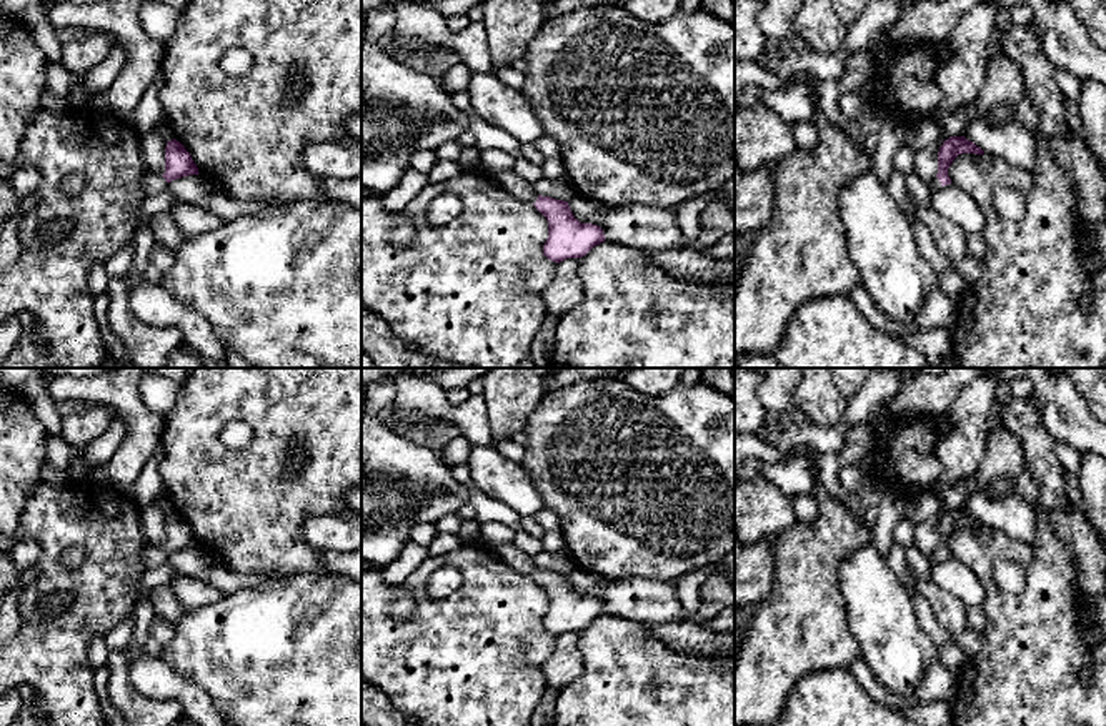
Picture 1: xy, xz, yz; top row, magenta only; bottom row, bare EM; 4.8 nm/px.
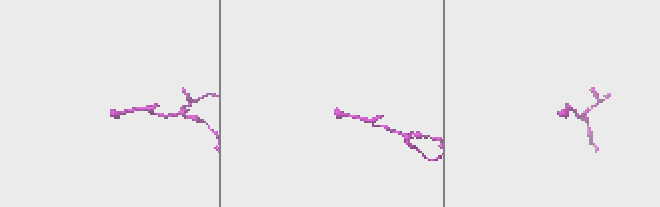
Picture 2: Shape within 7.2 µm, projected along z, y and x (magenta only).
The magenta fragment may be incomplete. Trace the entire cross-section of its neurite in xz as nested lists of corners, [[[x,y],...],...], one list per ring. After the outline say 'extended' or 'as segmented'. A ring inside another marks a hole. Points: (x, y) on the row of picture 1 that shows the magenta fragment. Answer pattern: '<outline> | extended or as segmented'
[[[480,162],[470,170],[488,173],[500,186],[516,198],[530,201],[548,221],[548,238],[543,245],[543,255],[560,263],[566,258],[581,258],[593,246],[605,241],[603,230],[591,223],[580,223],[568,201],[536,195],[530,183],[525,182],[513,168],[503,172],[490,172]]] | extended

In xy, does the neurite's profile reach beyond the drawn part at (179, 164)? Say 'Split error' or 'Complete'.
Split error

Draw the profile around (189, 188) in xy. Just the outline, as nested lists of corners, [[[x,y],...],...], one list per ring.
[[[188,175],[172,180],[170,183],[167,183],[167,190],[175,193],[182,201],[202,206],[225,221],[237,220],[243,215],[257,213],[263,206],[270,205],[262,200],[238,200],[222,191],[212,193],[203,186],[200,175]]]

